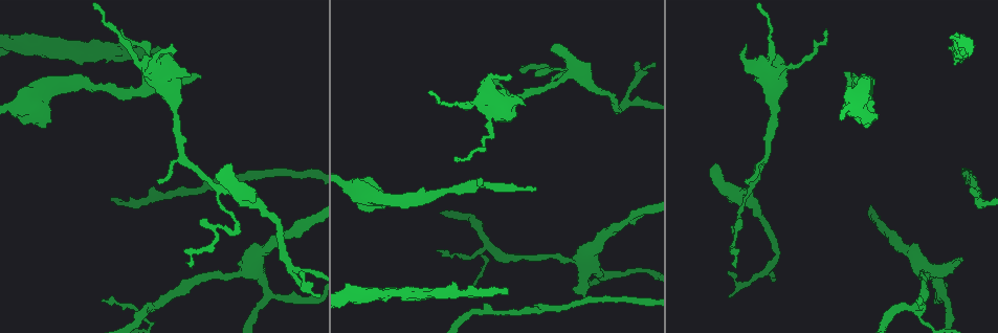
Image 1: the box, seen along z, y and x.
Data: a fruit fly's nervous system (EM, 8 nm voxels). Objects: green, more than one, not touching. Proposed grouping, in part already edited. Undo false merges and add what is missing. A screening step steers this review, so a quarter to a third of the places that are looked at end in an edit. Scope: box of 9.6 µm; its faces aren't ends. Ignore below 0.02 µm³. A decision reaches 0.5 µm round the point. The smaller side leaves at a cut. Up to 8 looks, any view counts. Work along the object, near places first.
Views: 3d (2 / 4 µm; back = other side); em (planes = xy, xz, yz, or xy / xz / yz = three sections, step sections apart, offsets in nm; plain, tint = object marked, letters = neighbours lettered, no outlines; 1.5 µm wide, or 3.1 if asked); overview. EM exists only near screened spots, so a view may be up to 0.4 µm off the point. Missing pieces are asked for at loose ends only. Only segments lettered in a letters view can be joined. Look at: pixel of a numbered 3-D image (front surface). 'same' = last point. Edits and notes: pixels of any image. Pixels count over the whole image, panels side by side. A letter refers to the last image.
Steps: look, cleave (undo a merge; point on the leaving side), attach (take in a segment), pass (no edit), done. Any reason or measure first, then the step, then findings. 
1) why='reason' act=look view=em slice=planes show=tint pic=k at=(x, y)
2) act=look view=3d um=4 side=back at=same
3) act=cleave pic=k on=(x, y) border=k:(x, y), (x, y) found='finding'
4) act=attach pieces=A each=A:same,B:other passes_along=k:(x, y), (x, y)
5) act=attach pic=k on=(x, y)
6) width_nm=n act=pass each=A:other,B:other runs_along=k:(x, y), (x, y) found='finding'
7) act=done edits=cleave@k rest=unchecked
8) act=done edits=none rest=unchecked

why='an open end' act=look view=3d um=2 pic=1 at=(508, 81)

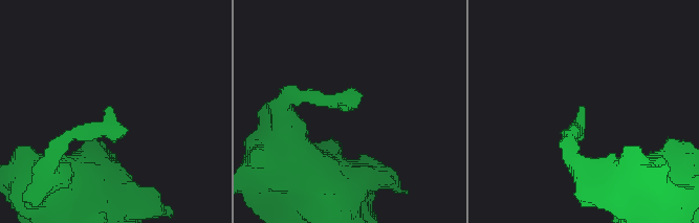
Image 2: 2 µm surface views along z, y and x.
act=look view=em slice=xy step=8 show=tint pic=2 at=(343, 106)

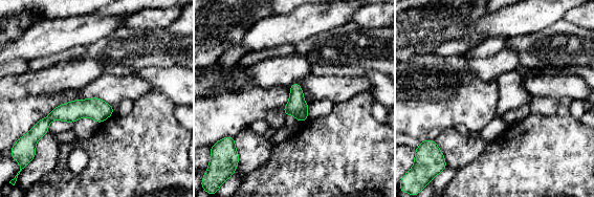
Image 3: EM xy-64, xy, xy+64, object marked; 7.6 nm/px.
why='another direction' act=look view=em slice=planes show=letters at=same

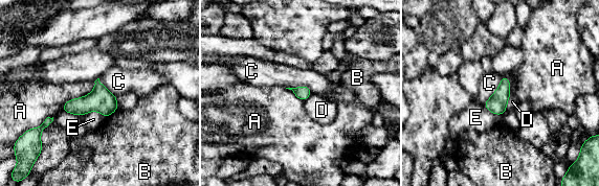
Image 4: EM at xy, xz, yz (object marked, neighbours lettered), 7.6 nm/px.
act=pass each=A:other,B:other,C:other,D:other,E:other border=4:(94, 85), (61, 110) found='no lettered segment goes on from it'

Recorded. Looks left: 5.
why='thin end' act=look view=3d um=4 pic=1 at=(103, 300)

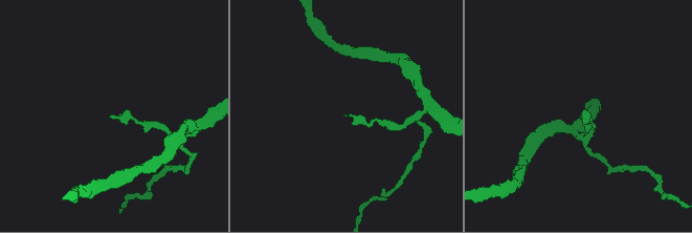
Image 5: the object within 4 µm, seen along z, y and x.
act=look view=em slice=planes show=tint pic=5 at=(110, 114)

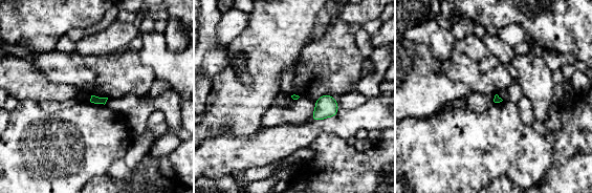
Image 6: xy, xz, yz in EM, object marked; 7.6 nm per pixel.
why='see the neighbours' act=look view=em slice=planes show=letters at=same

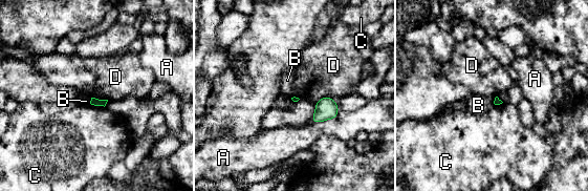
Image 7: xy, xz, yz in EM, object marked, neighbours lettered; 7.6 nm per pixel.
act=pass each=A:other,B:other,C:other,D:other border=7:(91, 97), (108, 100) found='none of them fits'

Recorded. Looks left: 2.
why='thick end' act=look view=em slice=xz step=4 show=tint pic=1 at=(366, 209)

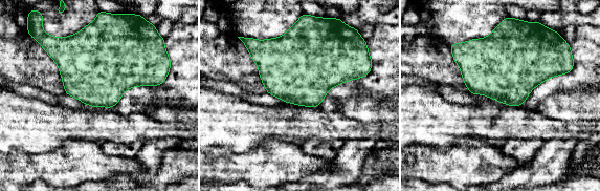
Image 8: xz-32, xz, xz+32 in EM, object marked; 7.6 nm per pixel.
why='another direction' act=look view=em slice=planes show=letters at=same

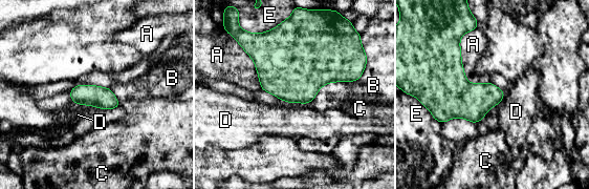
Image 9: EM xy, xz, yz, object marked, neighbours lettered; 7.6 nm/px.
act=pass each=A:other,B:other,C:other,D:other,E:other border=9:(284, 100), (308, 104) found='none of them fits'

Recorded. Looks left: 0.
act=done edits=none rest=unchecked

